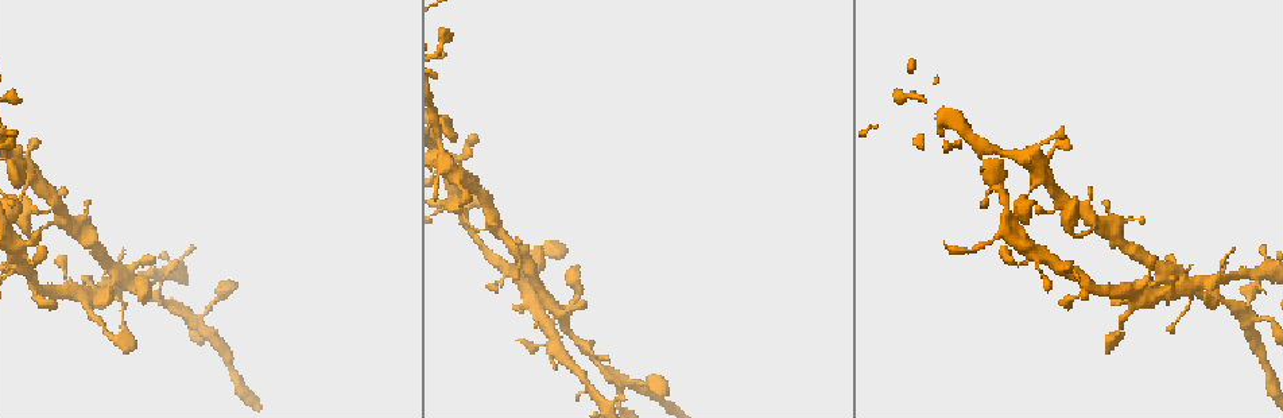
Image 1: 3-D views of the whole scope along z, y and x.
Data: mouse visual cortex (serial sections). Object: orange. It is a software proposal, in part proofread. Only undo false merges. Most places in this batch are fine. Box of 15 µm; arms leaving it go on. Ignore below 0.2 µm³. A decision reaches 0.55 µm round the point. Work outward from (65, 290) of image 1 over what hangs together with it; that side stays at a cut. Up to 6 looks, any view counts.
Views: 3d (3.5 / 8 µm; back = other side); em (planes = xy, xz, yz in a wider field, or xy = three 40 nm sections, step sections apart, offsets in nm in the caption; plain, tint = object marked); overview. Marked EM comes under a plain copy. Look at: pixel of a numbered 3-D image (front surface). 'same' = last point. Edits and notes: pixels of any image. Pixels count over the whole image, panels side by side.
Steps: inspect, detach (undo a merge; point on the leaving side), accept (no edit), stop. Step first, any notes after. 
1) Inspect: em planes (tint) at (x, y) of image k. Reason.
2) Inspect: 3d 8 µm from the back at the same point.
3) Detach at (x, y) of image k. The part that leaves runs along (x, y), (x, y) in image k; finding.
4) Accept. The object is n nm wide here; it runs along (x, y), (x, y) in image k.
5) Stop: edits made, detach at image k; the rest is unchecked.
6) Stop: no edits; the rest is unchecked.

Inspect: em xy step 2 (tint) at (6, 210) of image 1. Abrupt turn.

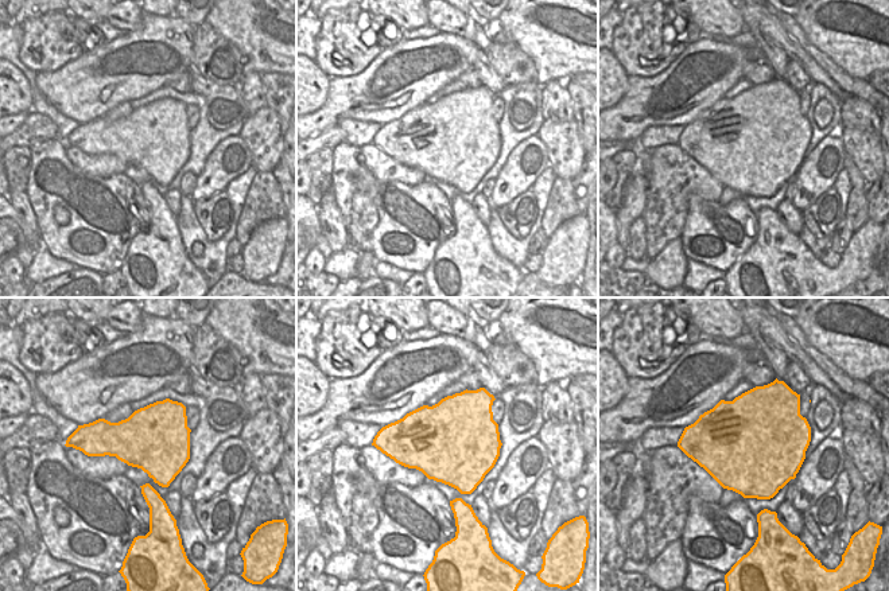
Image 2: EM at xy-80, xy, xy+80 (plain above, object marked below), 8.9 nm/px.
Inspect: 3d 3.5 µm from the back at the same point.

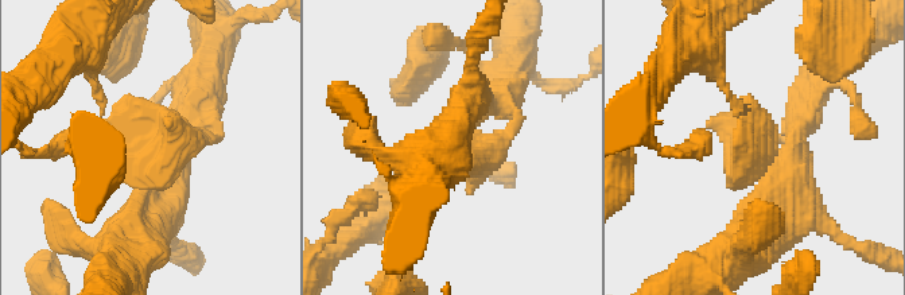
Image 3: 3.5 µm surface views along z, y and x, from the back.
Accept. It runs along (150, 233), (142, 150), (96, 84) in image 3; one cell here.

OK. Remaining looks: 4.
Inspect: 3d 3.5 µm at (63, 219) of image 1. Thin arm on a thick one.

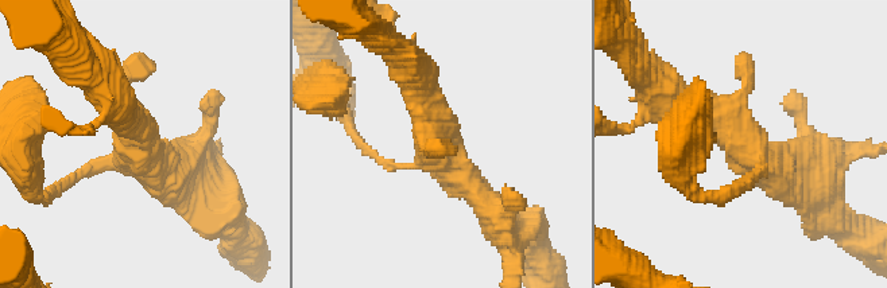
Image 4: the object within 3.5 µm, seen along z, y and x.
Inspect: em xy step 2 (tint) at (135, 147) of image 4. Need the tissue.

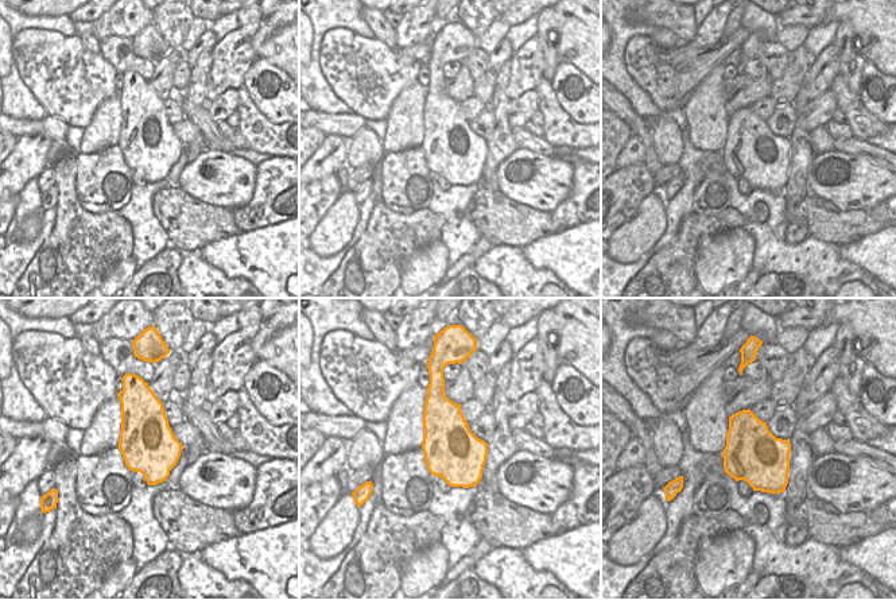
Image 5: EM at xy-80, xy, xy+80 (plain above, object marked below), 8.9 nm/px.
Accept. It runs along (418, 81), (434, 147), (492, 213) in image 4; all the same cell.

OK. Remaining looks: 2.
Stop: no edits; the rest is unchecked.

